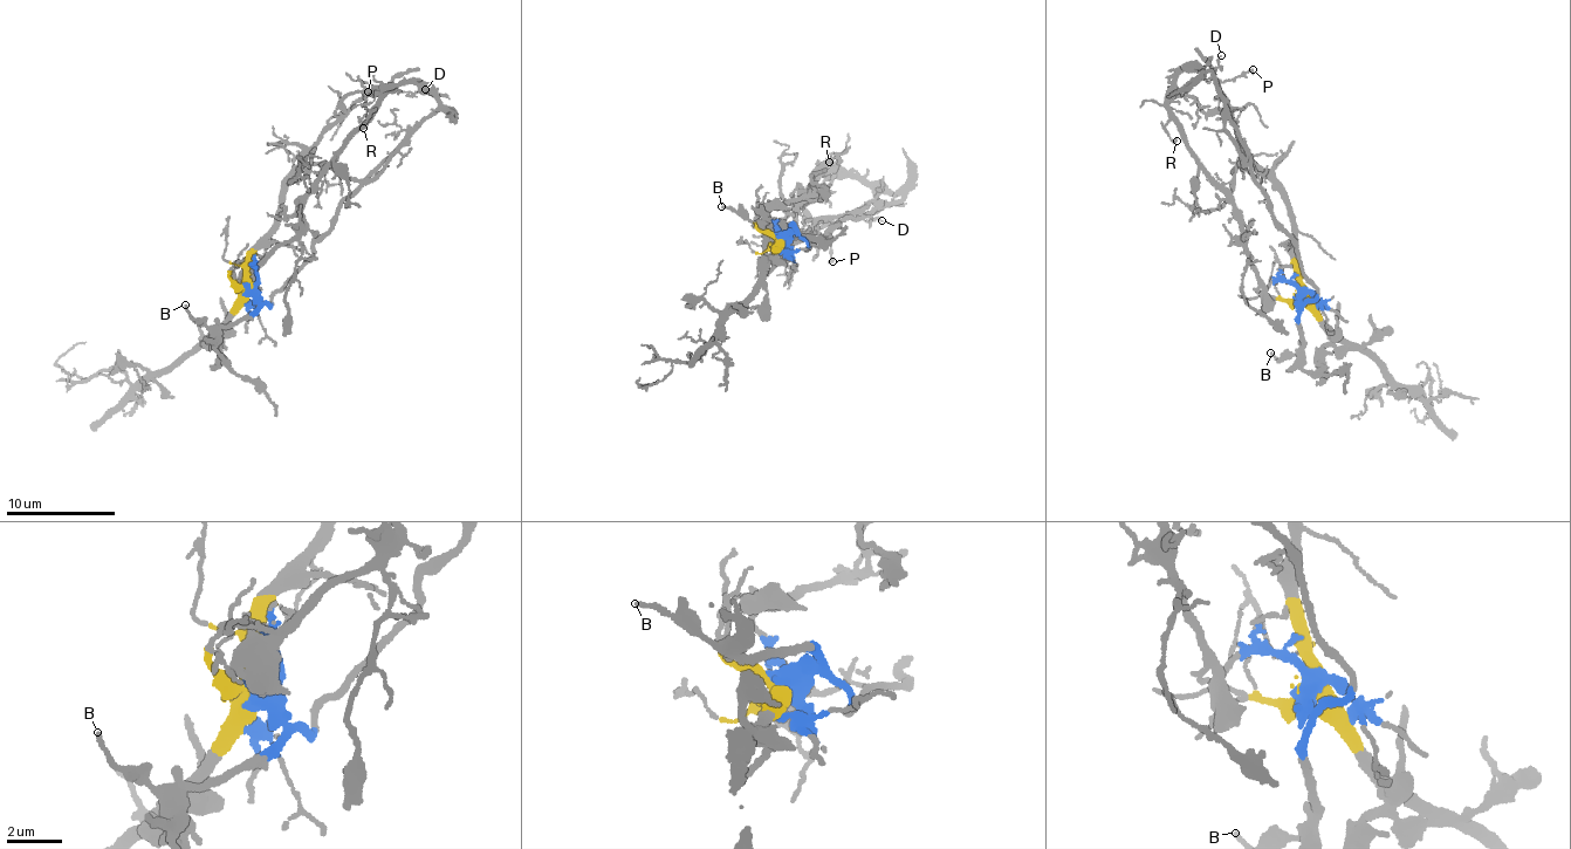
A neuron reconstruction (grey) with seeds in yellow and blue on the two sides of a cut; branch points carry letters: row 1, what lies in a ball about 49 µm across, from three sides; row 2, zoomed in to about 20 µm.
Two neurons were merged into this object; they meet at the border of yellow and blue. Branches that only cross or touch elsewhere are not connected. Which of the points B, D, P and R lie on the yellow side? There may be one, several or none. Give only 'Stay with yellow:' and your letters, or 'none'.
Stay with yellow: D, P

